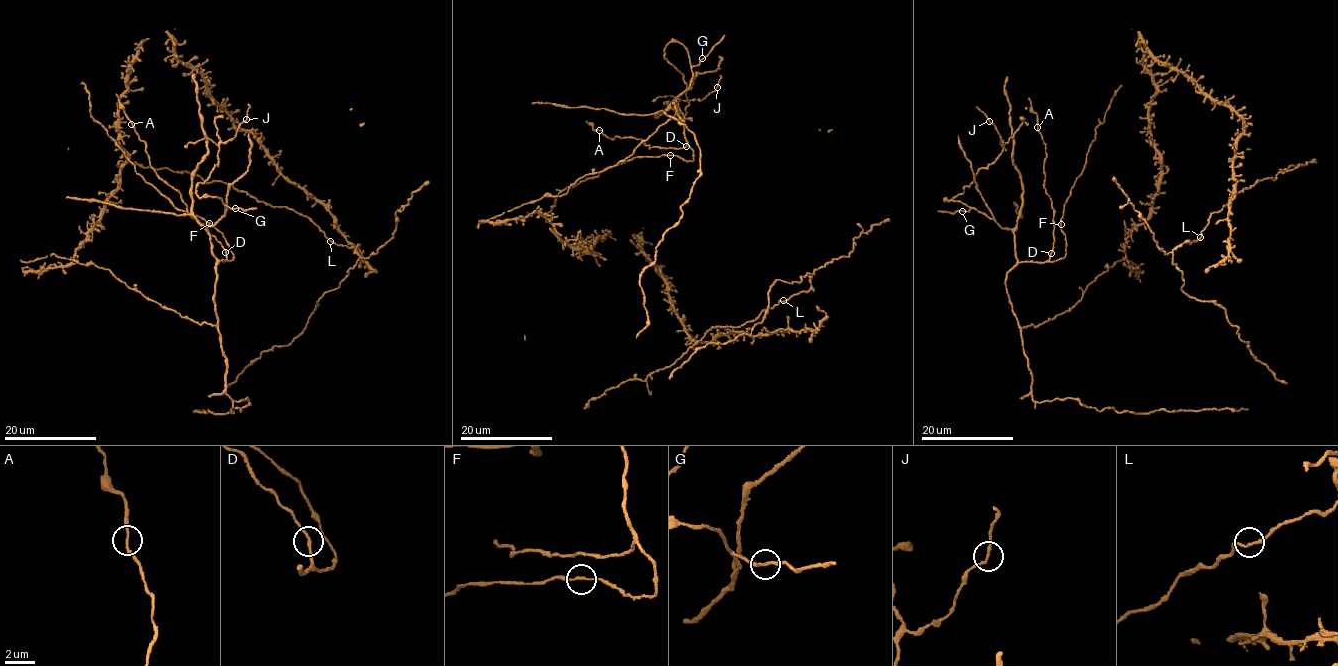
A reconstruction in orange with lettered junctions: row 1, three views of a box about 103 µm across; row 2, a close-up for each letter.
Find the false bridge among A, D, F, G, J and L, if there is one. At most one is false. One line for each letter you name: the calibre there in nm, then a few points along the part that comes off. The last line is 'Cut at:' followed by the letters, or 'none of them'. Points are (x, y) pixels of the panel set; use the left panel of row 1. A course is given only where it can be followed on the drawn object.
Cut at: none of them

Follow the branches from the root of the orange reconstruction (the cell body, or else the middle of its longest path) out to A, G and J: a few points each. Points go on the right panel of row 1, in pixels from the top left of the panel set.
A: (1159, 192), (1125, 245), (1137, 274), (1124, 257), (1068, 310), (1022, 327), (1005, 275), (1054, 241), (1037, 127)
G: (1159, 192), (1125, 245), (1137, 274), (1118, 261), (1036, 326), (1018, 323), (1007, 292), (1014, 234), (962, 211)
J: (1159, 192), (1125, 245), (1137, 274), (1124, 257), (1022, 327), (1014, 234), (947, 199), (1001, 153), (989, 121)

